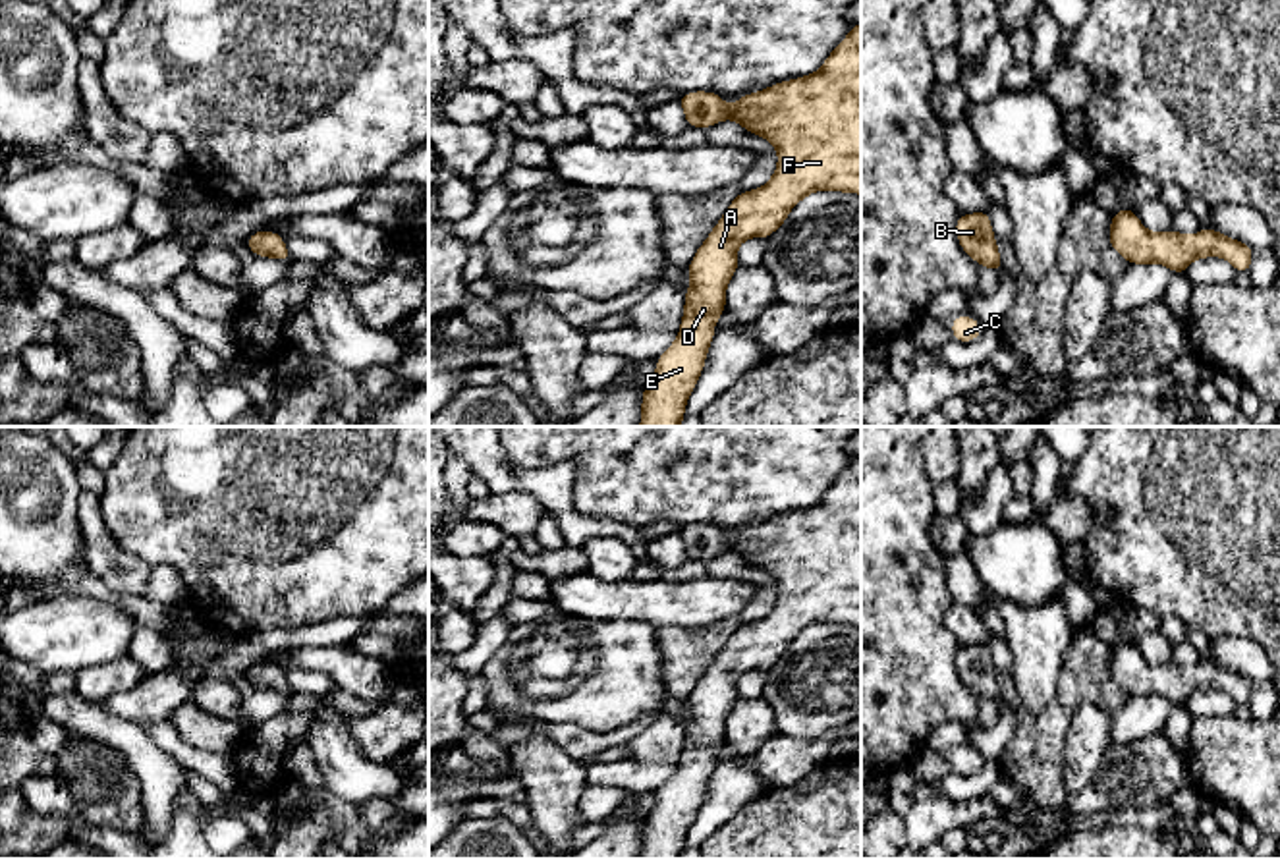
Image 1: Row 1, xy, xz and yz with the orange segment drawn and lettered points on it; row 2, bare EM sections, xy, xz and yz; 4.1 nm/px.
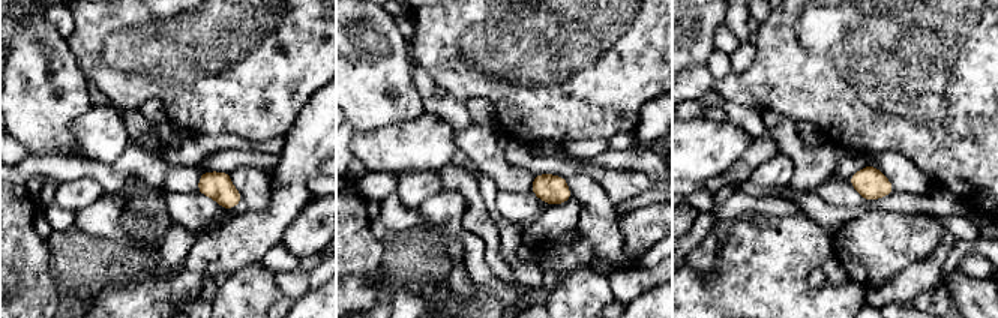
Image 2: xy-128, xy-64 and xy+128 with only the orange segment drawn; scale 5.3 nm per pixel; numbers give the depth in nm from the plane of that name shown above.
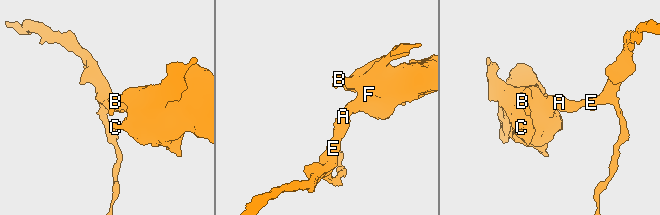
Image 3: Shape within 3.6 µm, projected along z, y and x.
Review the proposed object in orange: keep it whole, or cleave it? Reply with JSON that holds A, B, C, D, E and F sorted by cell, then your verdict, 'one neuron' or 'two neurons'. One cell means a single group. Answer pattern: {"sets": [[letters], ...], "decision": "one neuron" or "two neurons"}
{"sets": [["A", "B", "C", "D", "E", "F"]], "decision": "one neuron"}

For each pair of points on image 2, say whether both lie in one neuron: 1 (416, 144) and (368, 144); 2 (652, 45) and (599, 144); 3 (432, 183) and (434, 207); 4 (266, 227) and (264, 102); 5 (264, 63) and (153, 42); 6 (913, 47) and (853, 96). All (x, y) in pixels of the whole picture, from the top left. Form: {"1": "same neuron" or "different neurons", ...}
{"1": "same neuron", "2": "different neurons", "3": "different neurons", "4": "different neurons", "5": "same neuron", "6": "same neuron"}

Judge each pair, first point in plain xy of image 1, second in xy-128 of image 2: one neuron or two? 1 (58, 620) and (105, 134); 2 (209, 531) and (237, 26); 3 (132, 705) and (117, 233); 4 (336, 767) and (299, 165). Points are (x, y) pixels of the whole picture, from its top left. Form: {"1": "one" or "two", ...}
{"1": "one", "2": "one", "3": "one", "4": "two"}

